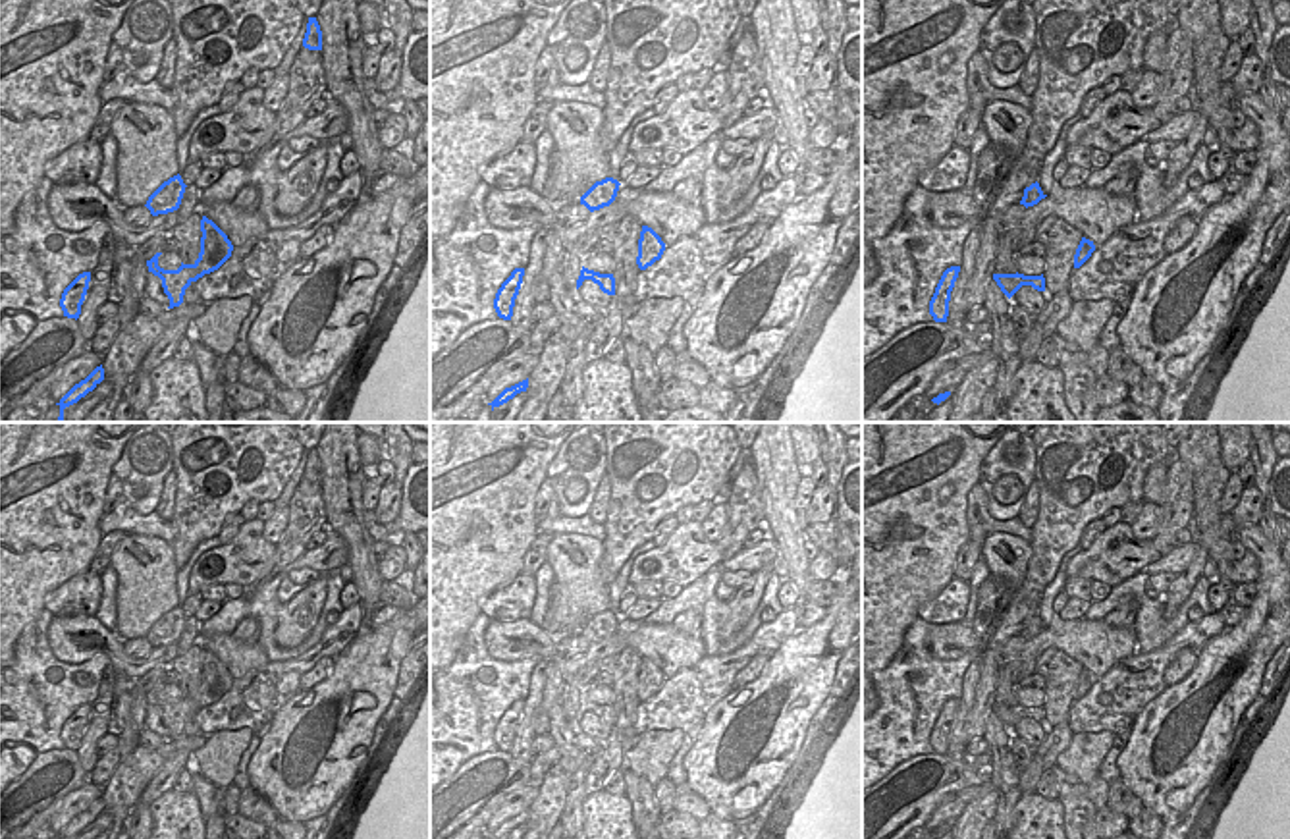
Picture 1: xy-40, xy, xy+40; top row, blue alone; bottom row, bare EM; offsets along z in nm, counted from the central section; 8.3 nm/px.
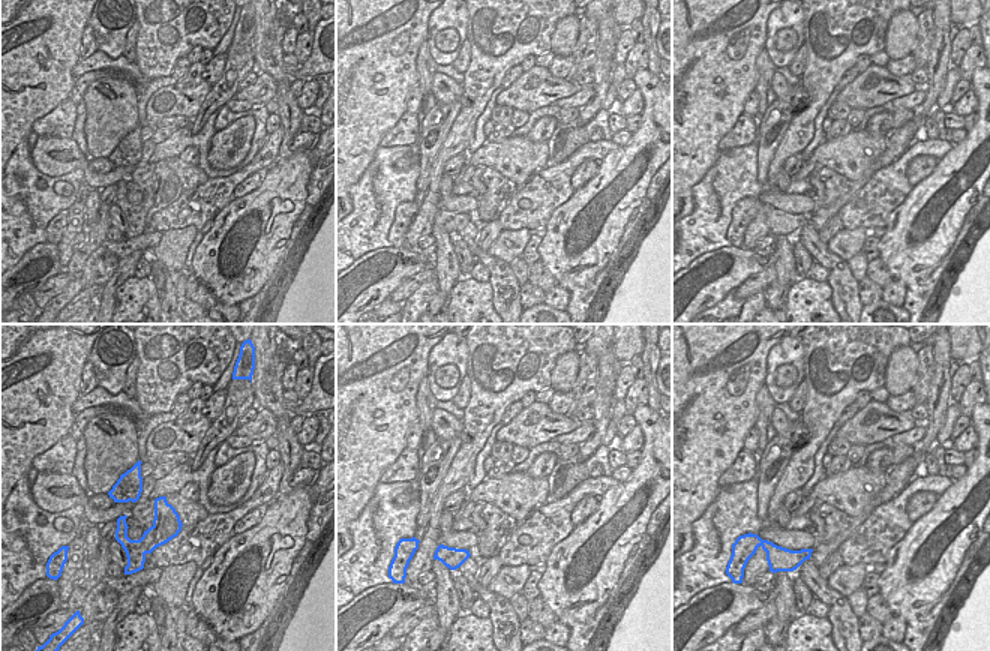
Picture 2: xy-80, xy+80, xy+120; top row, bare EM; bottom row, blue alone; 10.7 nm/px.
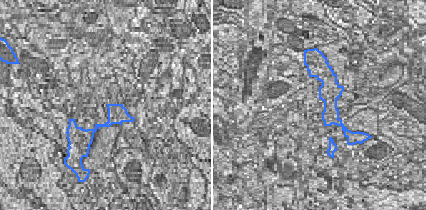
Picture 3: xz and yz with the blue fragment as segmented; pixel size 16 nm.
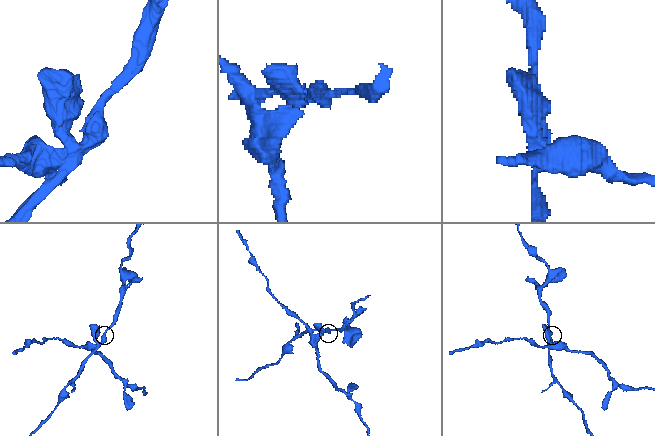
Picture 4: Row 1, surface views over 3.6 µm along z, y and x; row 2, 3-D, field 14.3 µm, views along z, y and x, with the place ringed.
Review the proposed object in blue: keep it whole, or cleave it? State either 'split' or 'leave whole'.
split

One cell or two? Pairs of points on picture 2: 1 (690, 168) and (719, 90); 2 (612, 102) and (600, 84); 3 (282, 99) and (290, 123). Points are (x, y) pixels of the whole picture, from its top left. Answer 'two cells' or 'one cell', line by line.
1: one cell
2: two cells
3: one cell

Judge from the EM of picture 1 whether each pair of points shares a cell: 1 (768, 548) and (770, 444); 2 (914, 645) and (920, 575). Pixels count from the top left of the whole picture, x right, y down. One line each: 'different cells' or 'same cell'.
1: different cells
2: different cells

